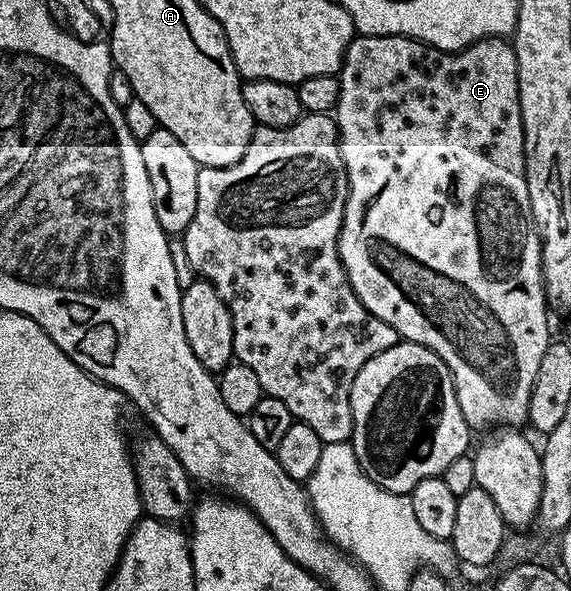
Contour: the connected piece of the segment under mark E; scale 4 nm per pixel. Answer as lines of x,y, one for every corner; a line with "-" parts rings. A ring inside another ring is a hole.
366,34
357,36
346,48
344,62
338,71
340,96
334,117
340,133
342,164
348,177
348,195
344,223
340,229
338,252
340,262
354,288
358,300
378,320
390,324
405,342
417,342
430,348
450,368
458,396
458,408
473,431
483,426
520,428
527,423
530,392
542,352
550,341
548,317
550,311
544,300
544,281
540,267
540,241
530,212
530,192
526,188
524,163
524,125
518,92
516,47
504,38
483,38
465,50
438,50
419,38
403,38
400,34

